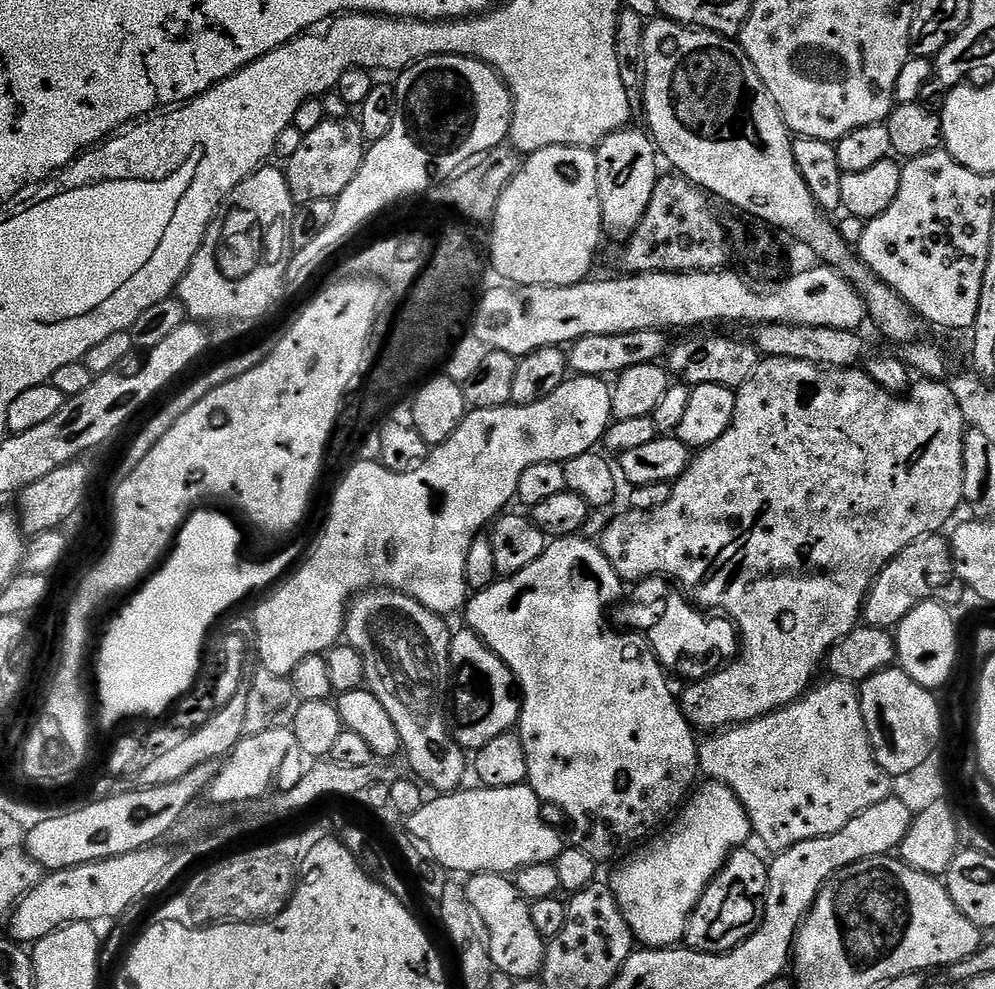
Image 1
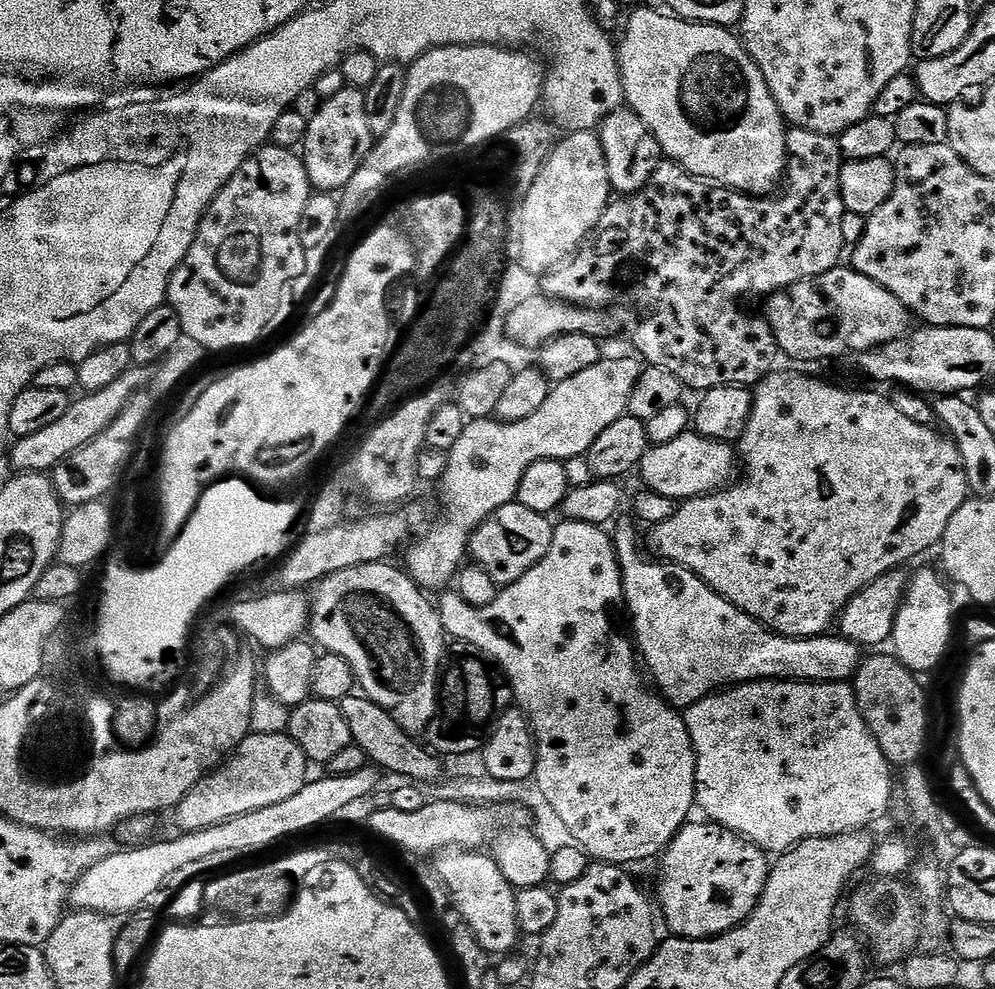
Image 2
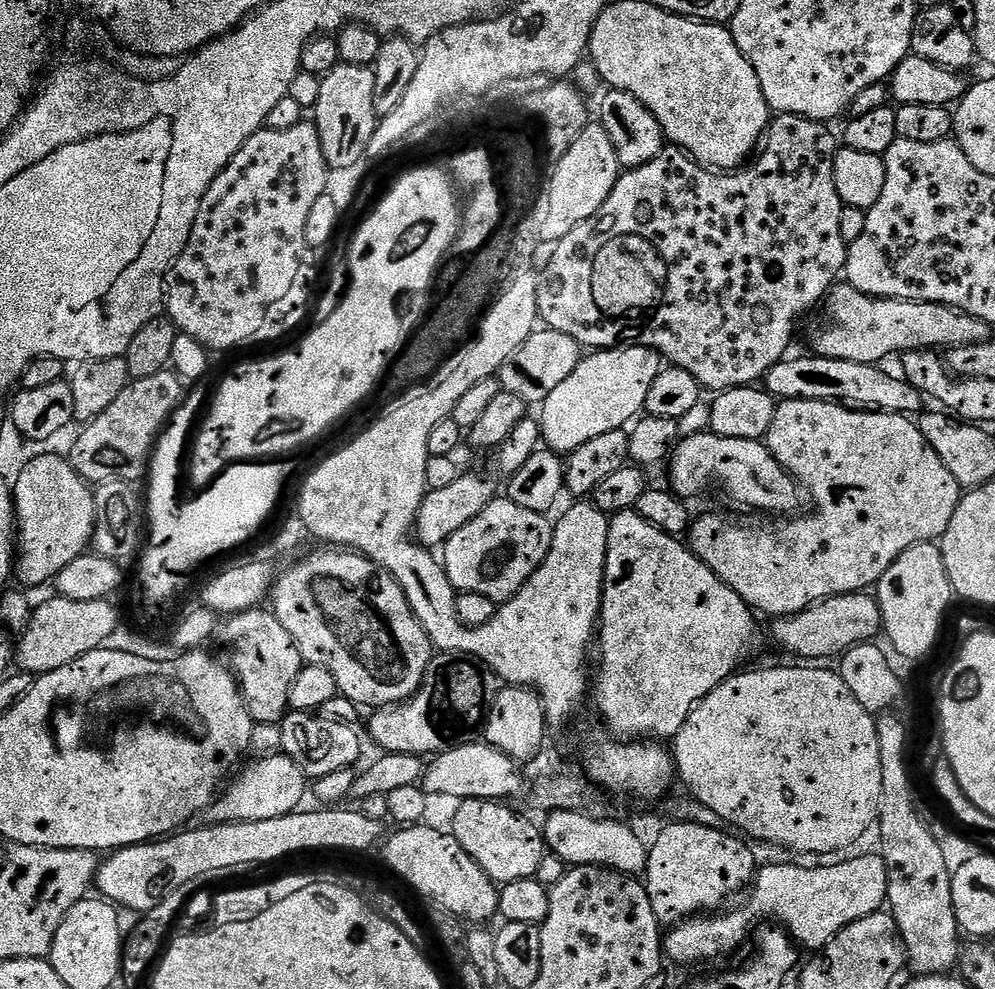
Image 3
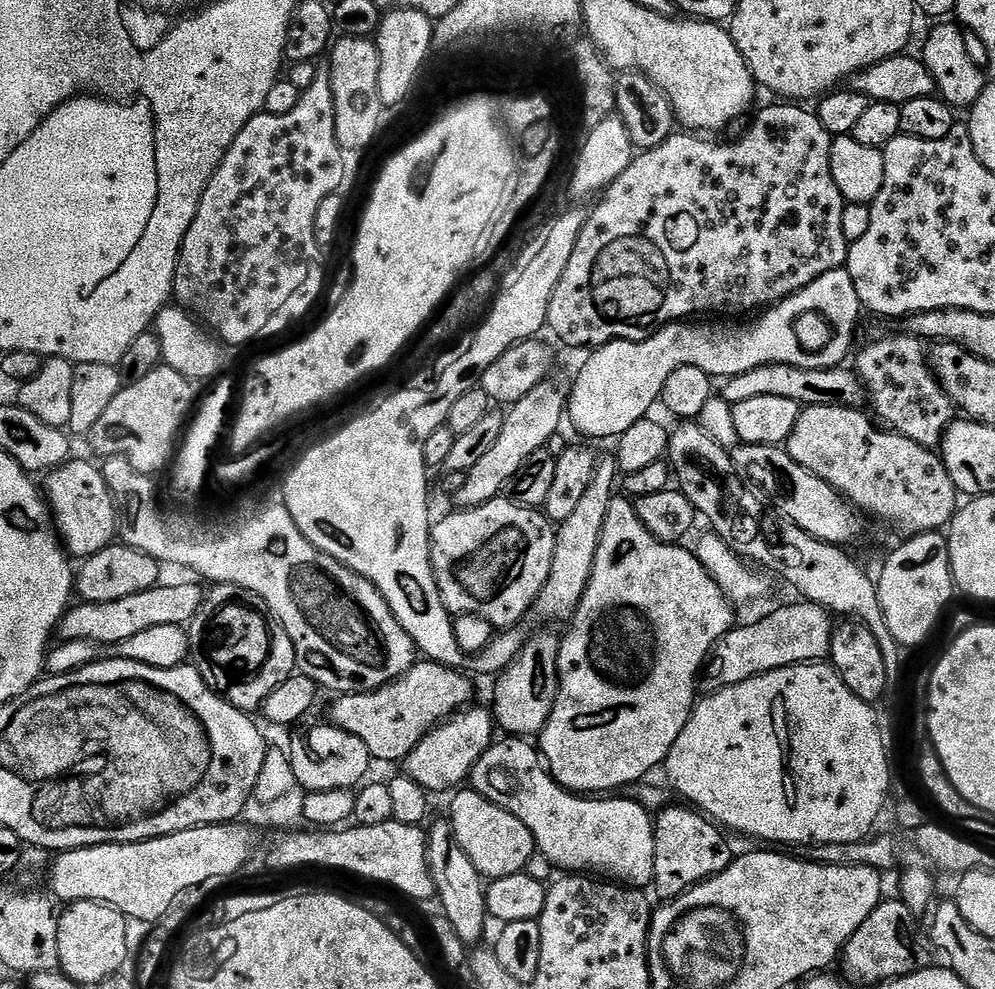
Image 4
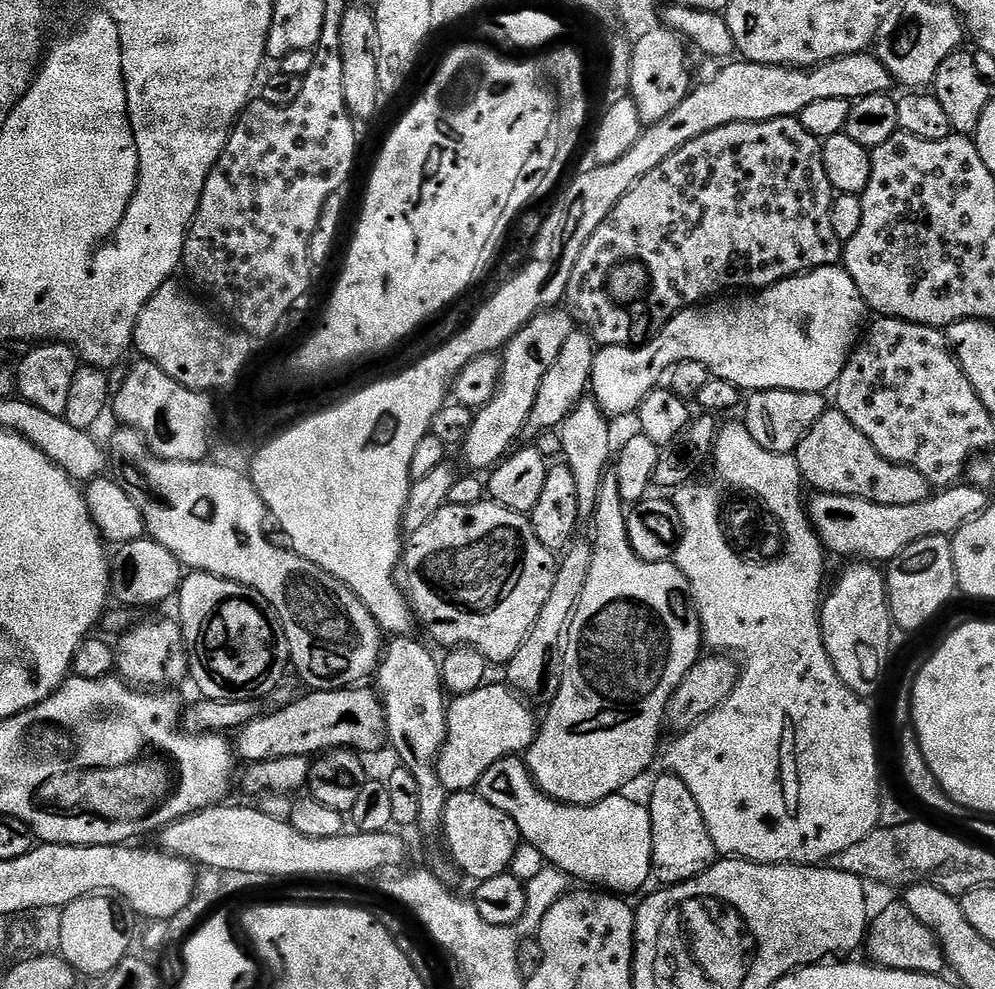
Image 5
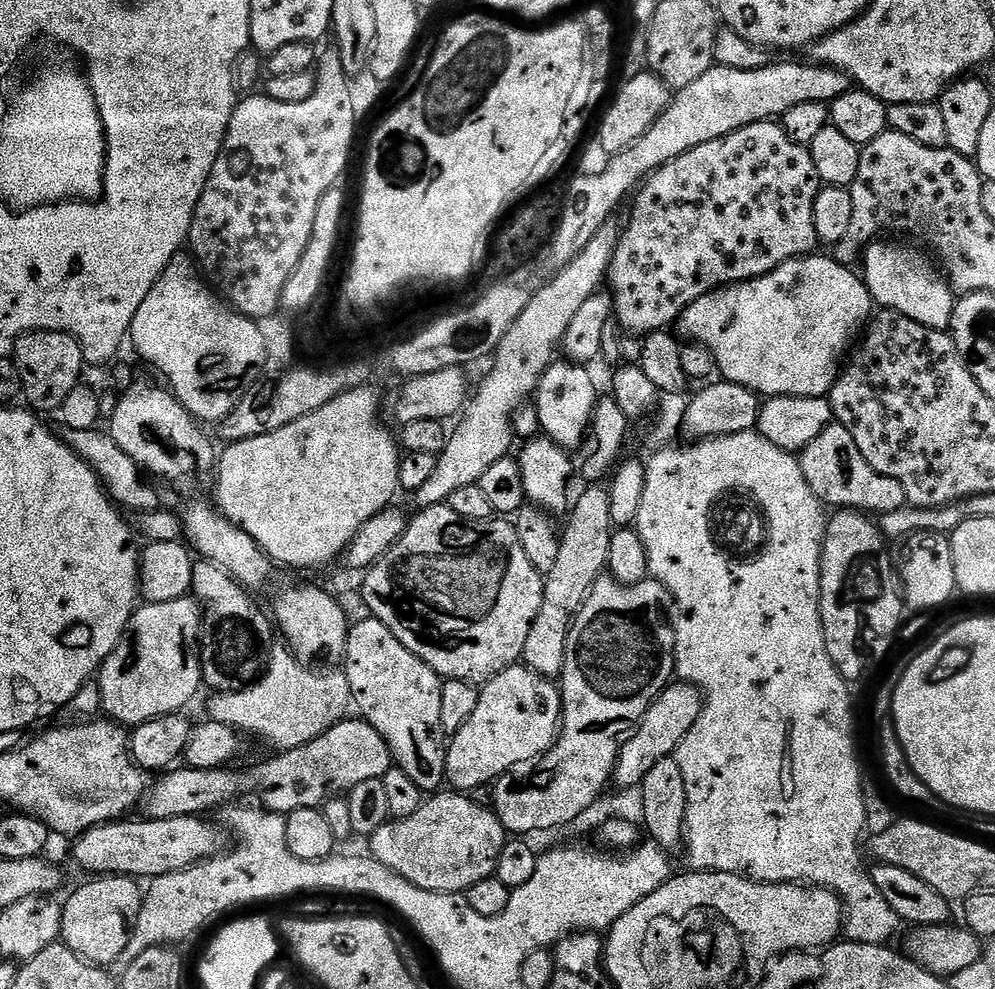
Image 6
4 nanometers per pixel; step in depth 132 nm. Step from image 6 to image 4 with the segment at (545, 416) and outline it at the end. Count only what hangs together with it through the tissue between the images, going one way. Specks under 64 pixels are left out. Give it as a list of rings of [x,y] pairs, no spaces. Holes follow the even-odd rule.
[[[601,455],[597,459],[594,478],[591,479],[585,496],[580,499],[577,508],[570,514],[570,518],[559,521],[556,528],[554,562],[550,566],[550,578],[546,578],[546,586],[540,592],[540,597],[536,599],[535,615],[540,615],[544,620],[571,621],[588,585],[588,579],[594,566],[594,554],[598,550],[602,526],[606,522],[606,510],[617,488],[616,461],[611,455]]]

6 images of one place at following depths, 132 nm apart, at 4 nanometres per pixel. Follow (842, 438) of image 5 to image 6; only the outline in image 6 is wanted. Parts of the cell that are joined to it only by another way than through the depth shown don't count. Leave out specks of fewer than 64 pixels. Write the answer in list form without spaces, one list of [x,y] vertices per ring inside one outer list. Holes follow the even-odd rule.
[[[835,422],[828,424],[826,430],[822,430],[822,434],[818,434],[818,438],[814,438],[814,442],[799,453],[798,459],[810,490],[814,490],[816,497],[825,505],[833,504],[833,509],[883,514],[908,504],[902,486],[898,486],[894,478],[878,474],[878,470],[874,470],[874,466],[862,458],[862,450],[858,450],[858,442],[850,438],[850,430],[846,430],[846,426]]]

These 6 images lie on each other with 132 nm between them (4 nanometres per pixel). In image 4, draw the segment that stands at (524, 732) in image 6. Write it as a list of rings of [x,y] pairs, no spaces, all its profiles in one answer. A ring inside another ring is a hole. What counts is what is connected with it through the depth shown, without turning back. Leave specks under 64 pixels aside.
[[[476,707],[457,712],[451,720],[437,724],[431,732],[427,732],[422,742],[418,742],[418,746],[414,746],[414,750],[410,750],[408,757],[402,761],[403,775],[418,782],[418,786],[422,786],[430,794],[451,793],[459,789],[463,785],[460,783],[463,780],[465,783],[471,777],[475,763],[494,743],[494,717],[487,707]]]

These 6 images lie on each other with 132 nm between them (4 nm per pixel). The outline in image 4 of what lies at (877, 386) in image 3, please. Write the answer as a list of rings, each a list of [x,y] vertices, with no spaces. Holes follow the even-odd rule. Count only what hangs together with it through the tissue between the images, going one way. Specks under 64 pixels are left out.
[[[767,364],[758,370],[746,370],[746,374],[727,377],[723,381],[722,399],[733,405],[747,402],[749,398],[790,398],[801,406],[829,404],[840,408],[860,408],[865,403],[864,385],[855,371],[847,367],[838,368],[798,368],[785,364]]]

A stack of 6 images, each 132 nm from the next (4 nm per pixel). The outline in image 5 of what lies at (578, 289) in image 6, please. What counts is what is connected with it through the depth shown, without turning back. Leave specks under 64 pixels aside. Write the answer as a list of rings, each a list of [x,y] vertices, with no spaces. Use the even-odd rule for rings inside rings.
[[[563,307],[549,308],[548,311],[530,318],[530,322],[526,322],[526,326],[522,326],[522,330],[518,330],[518,334],[514,334],[512,341],[502,350],[496,392],[490,402],[486,402],[486,406],[473,415],[472,425],[462,445],[464,460],[472,467],[469,469],[491,470],[513,451],[520,431],[522,434],[528,425],[530,412],[534,409],[534,400],[538,395],[538,386],[550,366],[557,361],[562,345],[566,338],[570,338],[573,330],[574,321]]]

